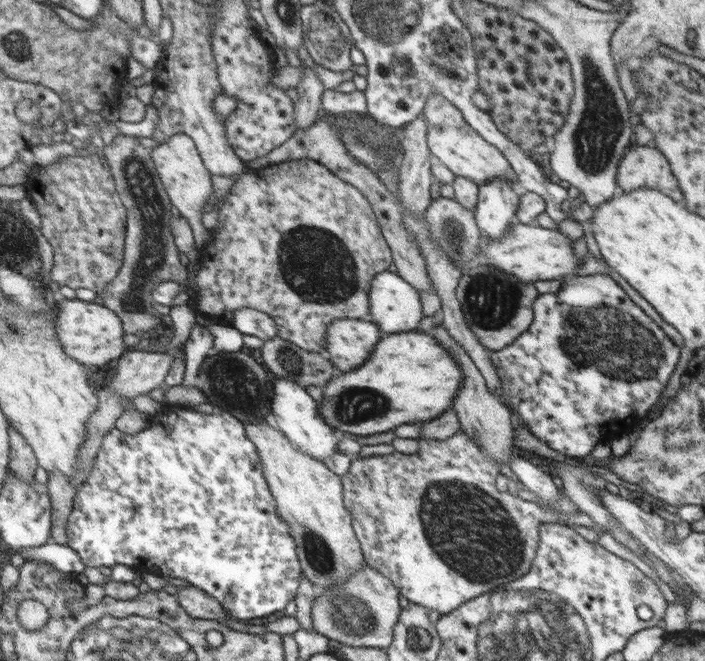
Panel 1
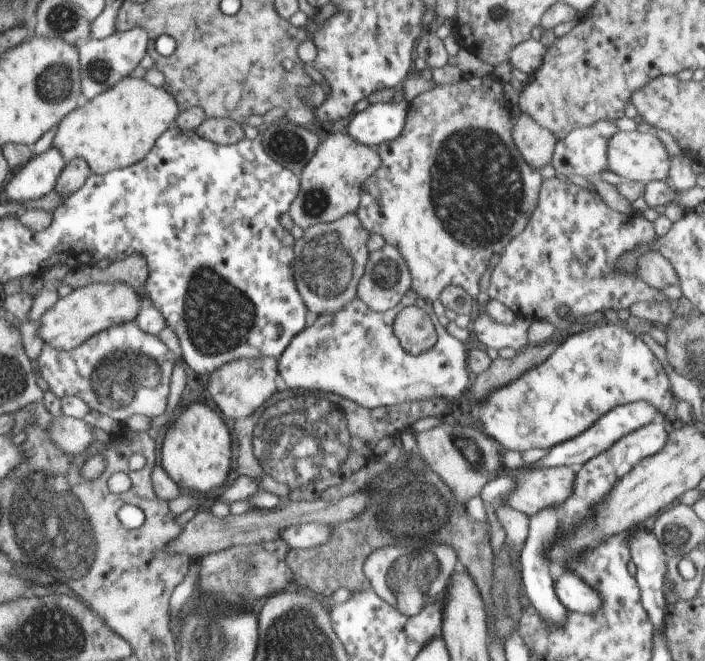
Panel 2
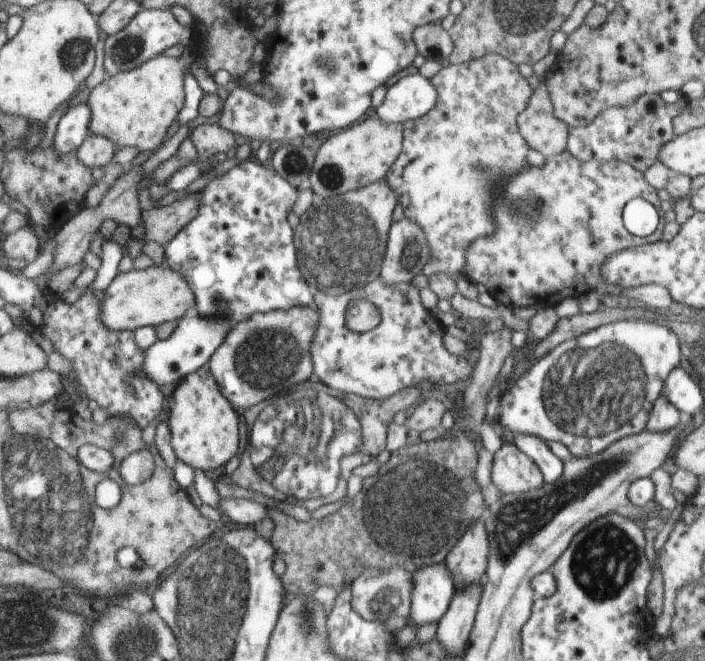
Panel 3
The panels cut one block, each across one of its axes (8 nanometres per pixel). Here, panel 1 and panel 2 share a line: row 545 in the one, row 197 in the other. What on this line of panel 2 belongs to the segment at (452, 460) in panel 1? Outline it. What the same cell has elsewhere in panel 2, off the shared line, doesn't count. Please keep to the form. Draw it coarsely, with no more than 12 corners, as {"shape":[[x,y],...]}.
{"shape":[[493,75],[378,145],[363,230],[410,290],[471,299],[542,184]]}

